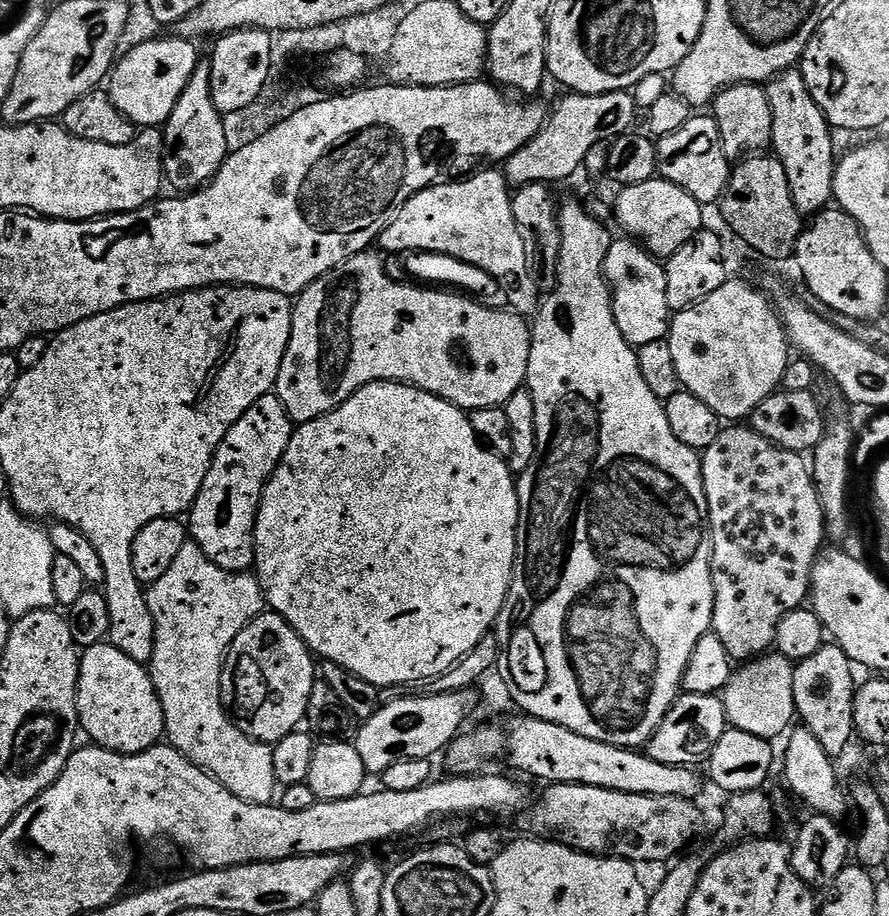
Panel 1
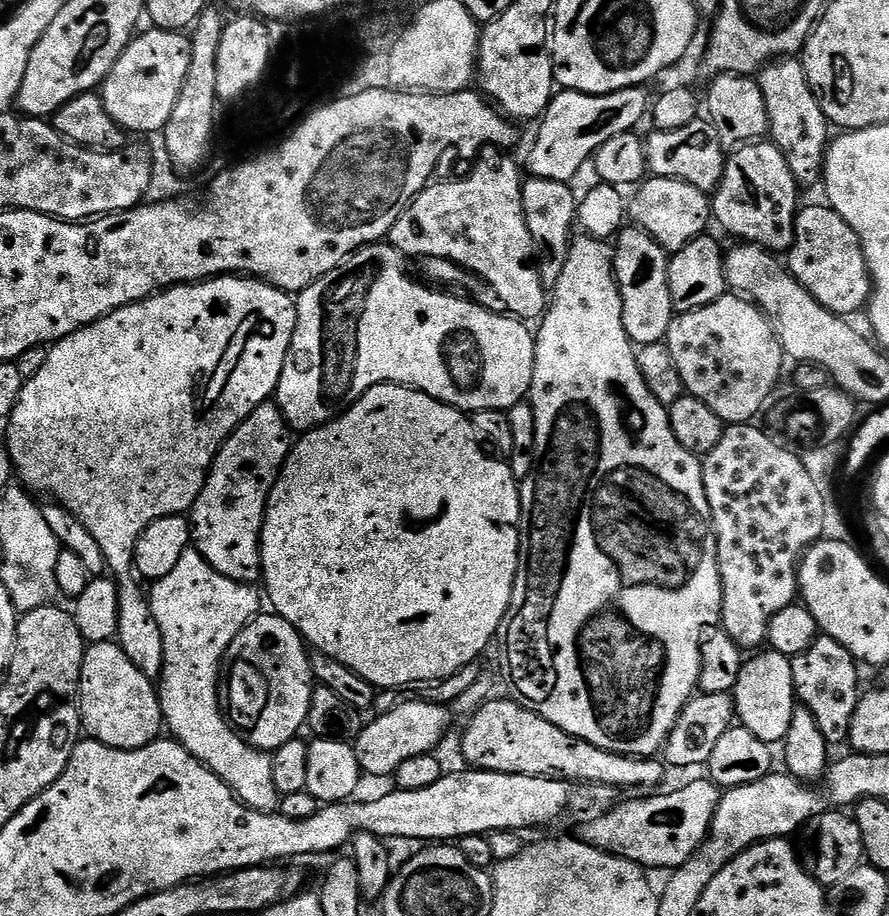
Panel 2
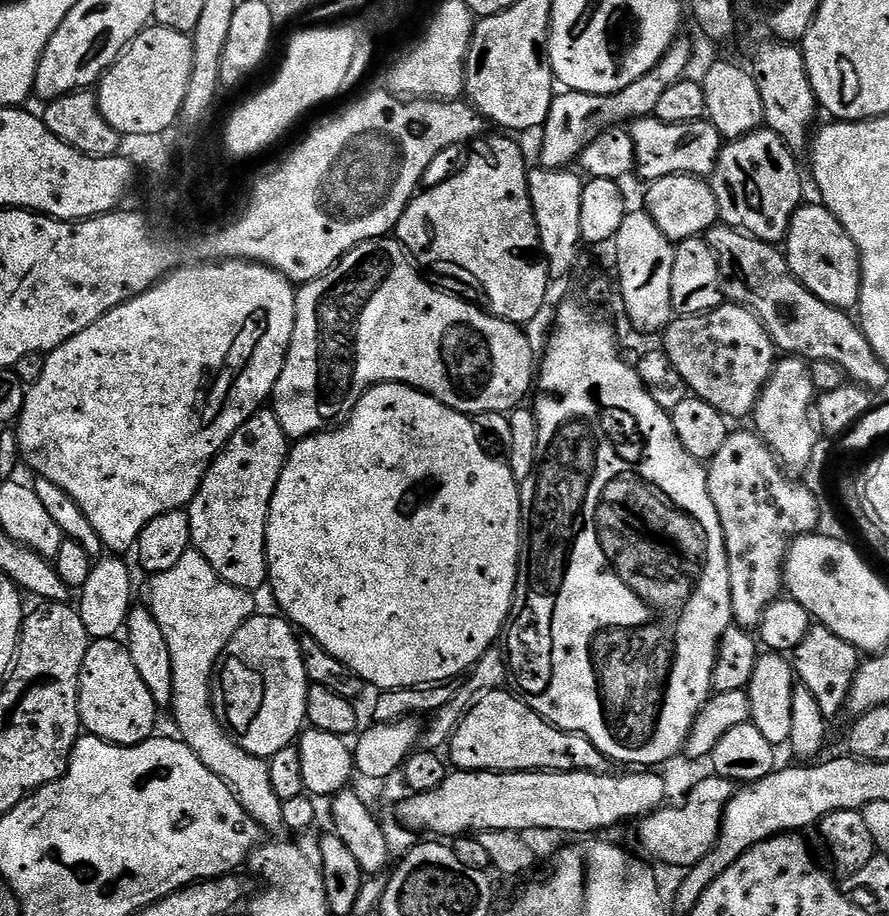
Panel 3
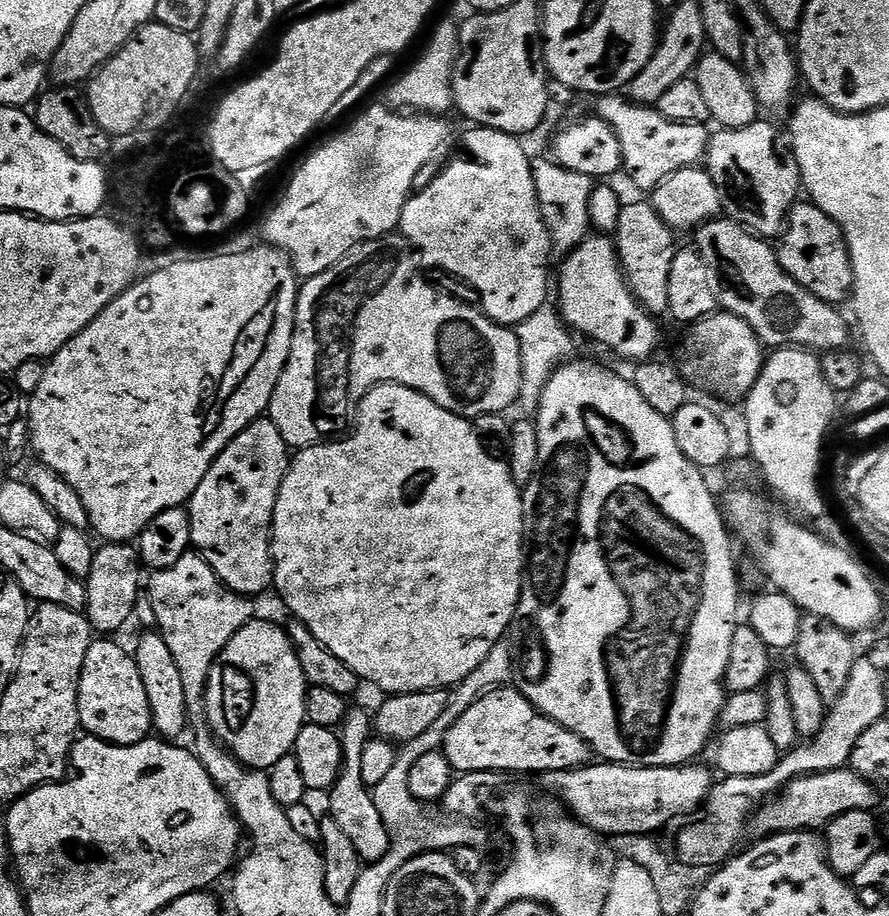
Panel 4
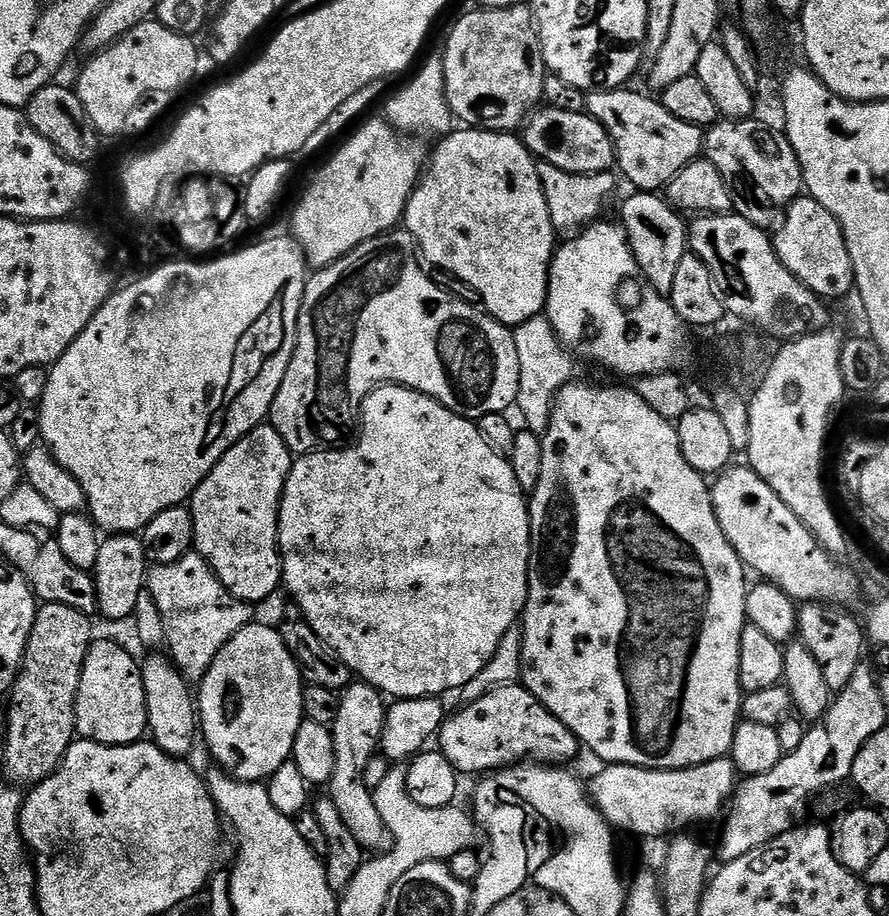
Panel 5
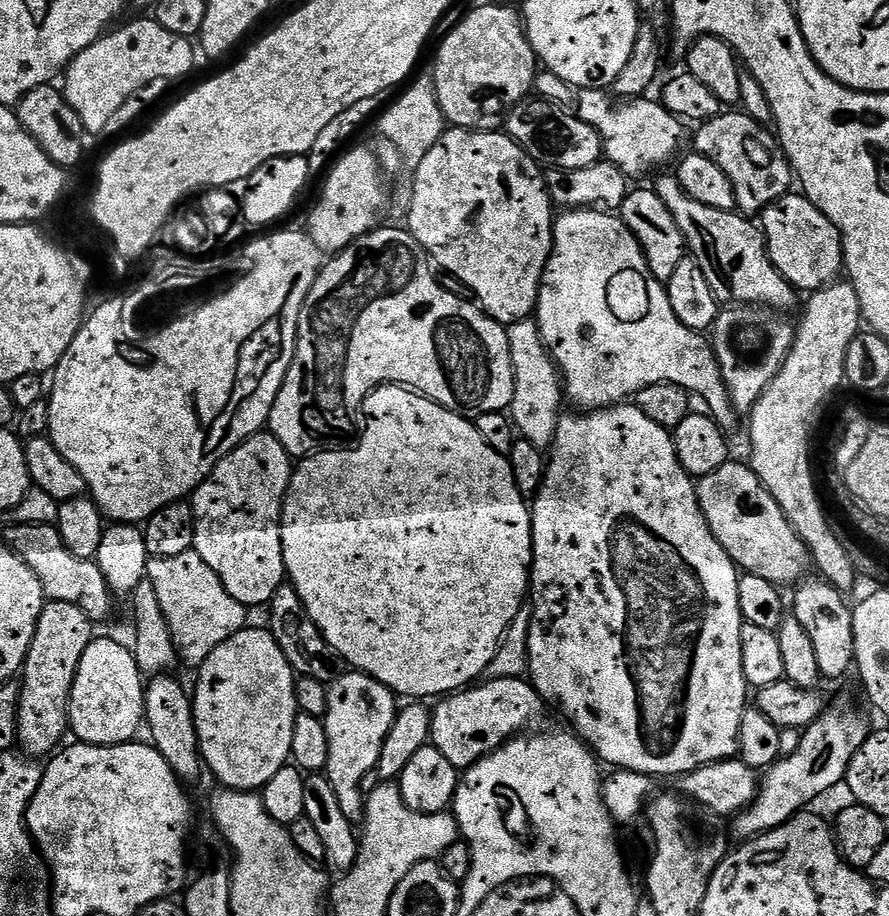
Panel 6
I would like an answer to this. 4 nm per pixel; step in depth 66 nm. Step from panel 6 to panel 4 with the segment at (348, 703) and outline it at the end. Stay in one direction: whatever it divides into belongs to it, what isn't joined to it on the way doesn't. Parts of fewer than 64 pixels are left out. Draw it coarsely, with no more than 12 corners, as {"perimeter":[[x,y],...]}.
{"perimeter":[[344,715],[340,776],[327,793],[330,818],[365,865],[392,845],[369,785],[362,750],[374,720]]}

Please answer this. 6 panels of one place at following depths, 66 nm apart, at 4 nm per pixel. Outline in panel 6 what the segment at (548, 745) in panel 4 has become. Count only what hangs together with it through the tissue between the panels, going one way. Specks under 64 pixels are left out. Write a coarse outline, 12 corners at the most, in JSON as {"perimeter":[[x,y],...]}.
{"perimeter":[[491,678],[431,709],[431,747],[467,770],[540,720],[524,678]]}

